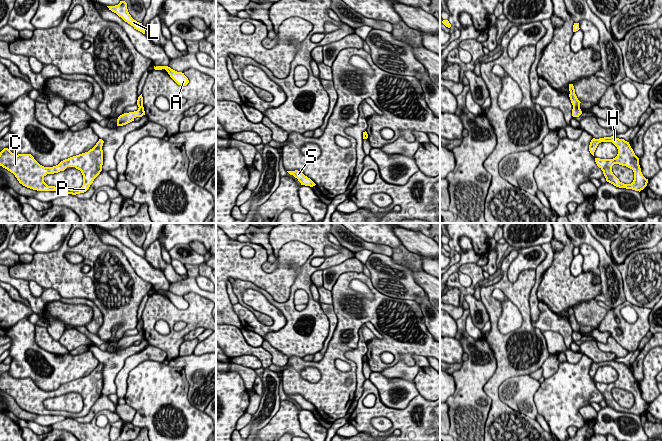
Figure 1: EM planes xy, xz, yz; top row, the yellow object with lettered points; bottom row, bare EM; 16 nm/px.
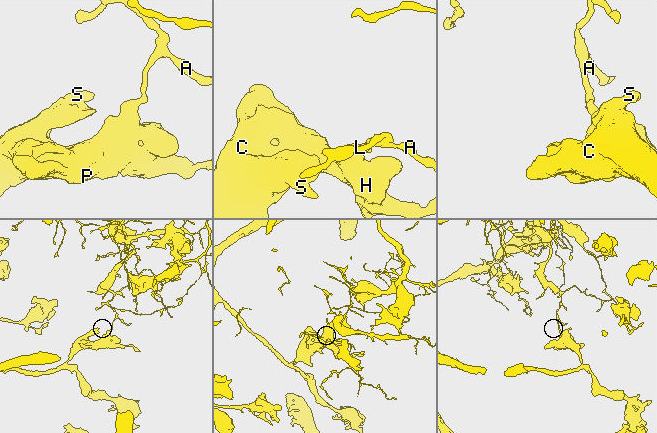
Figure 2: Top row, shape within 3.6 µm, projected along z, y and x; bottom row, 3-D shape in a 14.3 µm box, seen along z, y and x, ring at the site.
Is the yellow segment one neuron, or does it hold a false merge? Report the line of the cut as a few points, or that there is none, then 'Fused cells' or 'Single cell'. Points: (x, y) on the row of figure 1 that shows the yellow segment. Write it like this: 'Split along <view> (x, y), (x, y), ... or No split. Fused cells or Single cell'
Split along yz (573, 106), (579, 107). Fused cells

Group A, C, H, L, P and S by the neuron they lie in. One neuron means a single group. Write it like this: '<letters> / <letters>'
A L / C H P S

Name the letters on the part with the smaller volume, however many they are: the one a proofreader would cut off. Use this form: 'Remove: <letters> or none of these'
Remove: A, L

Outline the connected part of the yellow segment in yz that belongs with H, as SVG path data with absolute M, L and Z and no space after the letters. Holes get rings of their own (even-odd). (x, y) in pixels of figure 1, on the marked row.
M615 136L599 139L593 138L589 145L589 151L593 156L598 144L601 142L612 142L618 149L618 154L613 159L595 158L595 162L603 171L606 181L619 188L632 189L639 192L643 190L647 186L648 179L643 176L639 165L639 158L635 155L629 142L624 139L616 138ZM614 164L626 166L633 170L634 180L631 184L624 184L620 182L619 179L613 174L612 166Z

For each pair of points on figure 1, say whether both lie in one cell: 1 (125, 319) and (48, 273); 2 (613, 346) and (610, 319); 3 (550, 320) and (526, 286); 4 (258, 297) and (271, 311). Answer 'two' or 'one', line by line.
1: one
2: two
3: two
4: one

